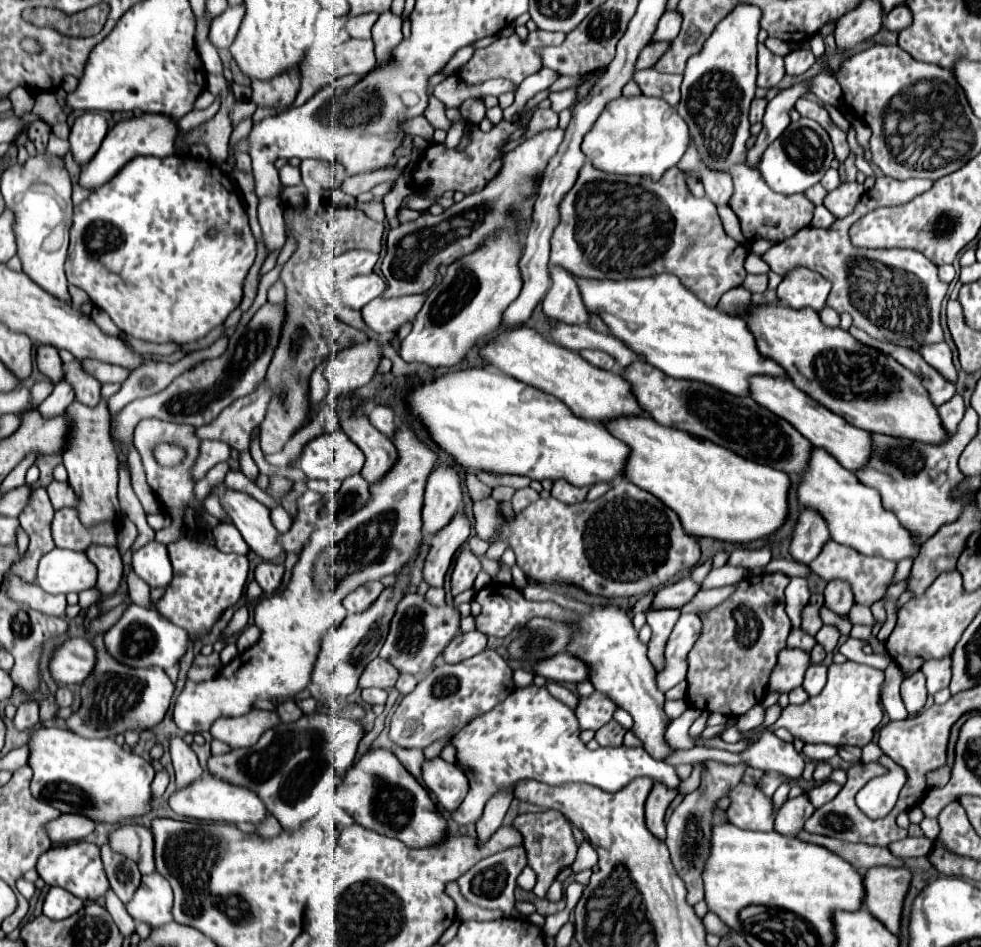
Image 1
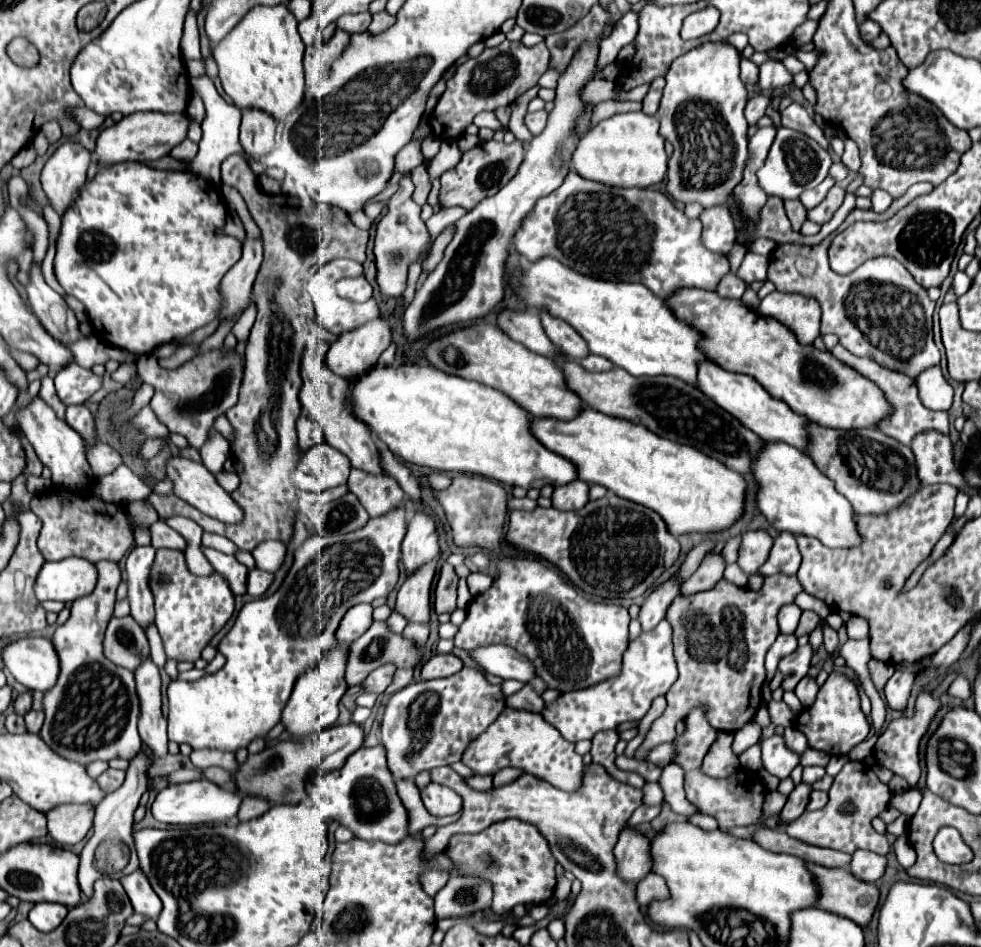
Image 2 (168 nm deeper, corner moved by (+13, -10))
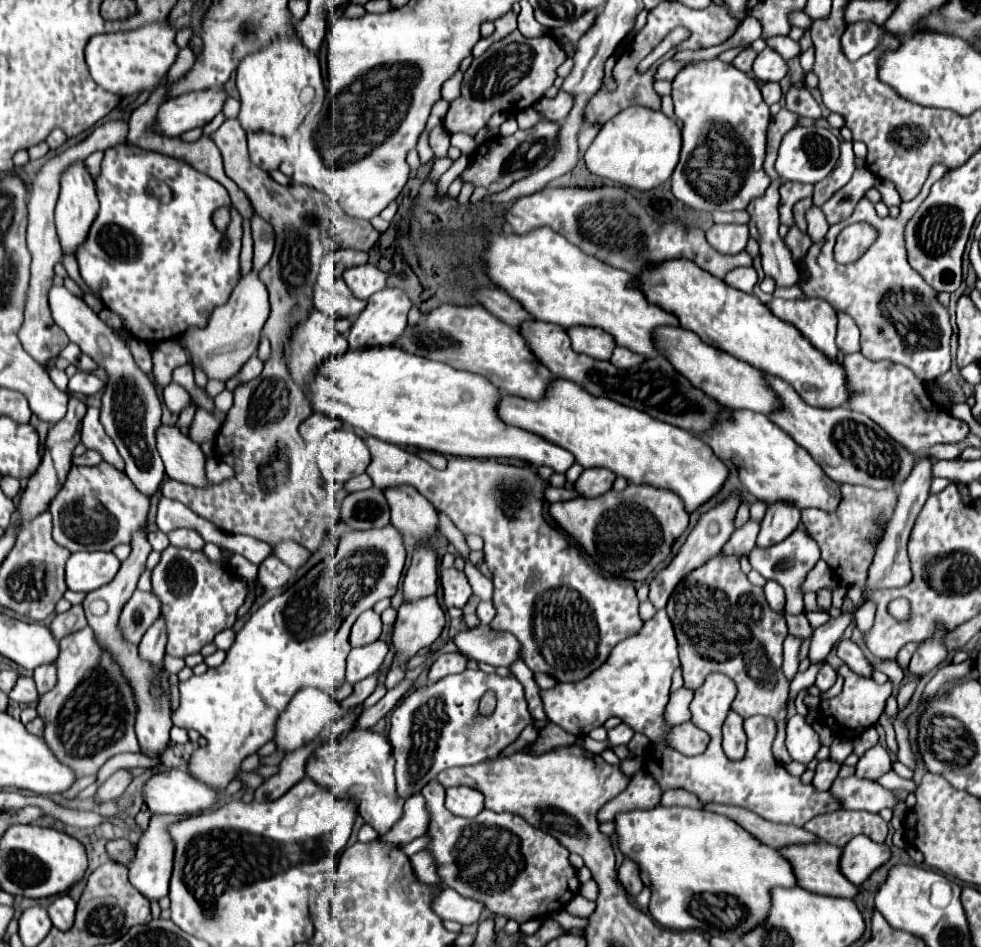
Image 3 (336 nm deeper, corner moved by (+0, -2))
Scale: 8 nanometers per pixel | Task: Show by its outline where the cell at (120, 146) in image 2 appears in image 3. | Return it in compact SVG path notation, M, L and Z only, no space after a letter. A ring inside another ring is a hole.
M205 89L185 93L181 97L169 99L161 103L155 131L179 137L181 133L207 125L217 113L221 113L227 101L227 93L223 89Z

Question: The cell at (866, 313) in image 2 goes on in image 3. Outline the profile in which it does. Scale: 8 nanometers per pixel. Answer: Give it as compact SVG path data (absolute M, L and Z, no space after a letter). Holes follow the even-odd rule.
M935 165L929 171L929 177L921 189L921 193L907 203L901 203L901 213L897 219L885 217L881 219L875 213L873 203L863 197L855 207L853 215L833 227L821 243L811 245L805 265L809 271L807 281L801 279L799 287L807 297L821 297L829 301L835 309L847 311L857 327L861 329L861 353L873 361L893 361L899 365L909 367L921 381L935 381L939 375L949 371L951 353L949 353L949 339L951 339L951 325L947 309L937 301L937 293L929 287L921 275L909 265L905 253L905 223L911 215L919 209L919 205L927 199L929 189L935 181L939 181L947 173L945 165ZM851 223L871 223L877 231L877 239L873 245L857 259L855 263L841 265L833 259L835 235L841 233L843 227Z

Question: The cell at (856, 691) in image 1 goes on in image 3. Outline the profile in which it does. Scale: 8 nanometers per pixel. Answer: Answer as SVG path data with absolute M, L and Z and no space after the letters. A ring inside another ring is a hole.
M841 665L837 669L837 673L843 677L843 691L829 701L821 701L821 717L835 735L853 739L853 737L859 737L865 729L869 729L879 719L879 715L885 709L885 701L891 695L893 685L890 680L882 685L877 685L873 679L855 675L847 665Z

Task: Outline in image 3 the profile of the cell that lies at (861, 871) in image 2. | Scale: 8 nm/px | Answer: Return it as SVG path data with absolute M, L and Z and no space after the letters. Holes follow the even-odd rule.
M857 835L841 849L841 871L853 885L859 885L889 857L891 851L885 843L875 843L867 835Z

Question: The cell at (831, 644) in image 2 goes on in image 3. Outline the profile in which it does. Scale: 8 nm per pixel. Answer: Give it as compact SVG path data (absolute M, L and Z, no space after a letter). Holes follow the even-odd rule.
M843 639L843 641L839 643L839 647L837 647L837 655L839 655L839 657L843 659L843 663L845 663L851 671L855 671L857 675L861 675L861 677L871 677L871 673L873 673L871 663L869 663L867 657L863 655L861 647L855 645L853 641Z

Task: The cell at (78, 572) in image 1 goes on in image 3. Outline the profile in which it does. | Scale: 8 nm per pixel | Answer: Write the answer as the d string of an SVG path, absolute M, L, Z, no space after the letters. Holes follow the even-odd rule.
M73 553L67 561L67 587L71 591L95 591L119 571L119 559L113 553Z

